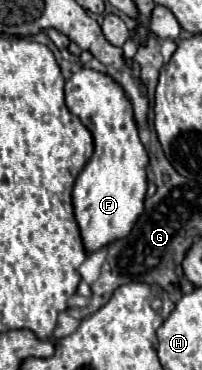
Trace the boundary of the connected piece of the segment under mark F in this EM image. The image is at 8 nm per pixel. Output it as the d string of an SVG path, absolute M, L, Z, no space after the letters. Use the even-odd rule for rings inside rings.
M82 68L72 74L64 92L68 110L80 118L94 138L94 154L78 174L72 190L80 236L84 240L86 254L92 254L114 240L126 238L136 218L144 212L148 152L138 138L132 104L128 102L122 86L110 76Z

